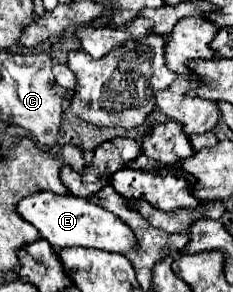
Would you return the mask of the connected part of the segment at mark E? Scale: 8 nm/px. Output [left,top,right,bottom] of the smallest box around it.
[16,191,136,253]

